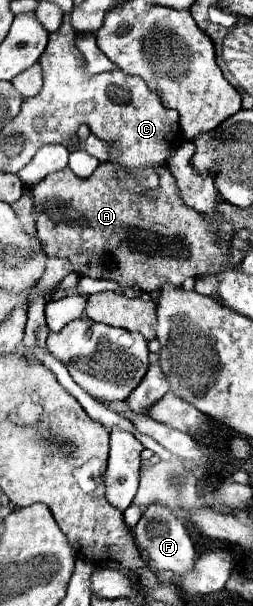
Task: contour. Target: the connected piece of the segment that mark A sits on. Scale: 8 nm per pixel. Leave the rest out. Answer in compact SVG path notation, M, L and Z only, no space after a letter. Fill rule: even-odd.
M100 164L86 180L74 176L70 168L64 168L32 184L30 194L34 202L36 230L46 252L50 256L68 258L72 262L72 270L80 276L108 278L120 286L138 288L142 292L158 290L162 282L182 286L186 278L218 274L226 256L222 254L222 246L218 246L218 238L214 238L214 230L206 226L206 218L202 218L202 214L182 202L176 178L170 174L168 166L162 166L158 176L160 186L154 190L142 190L140 194L126 190L124 182L116 178L114 164Z

